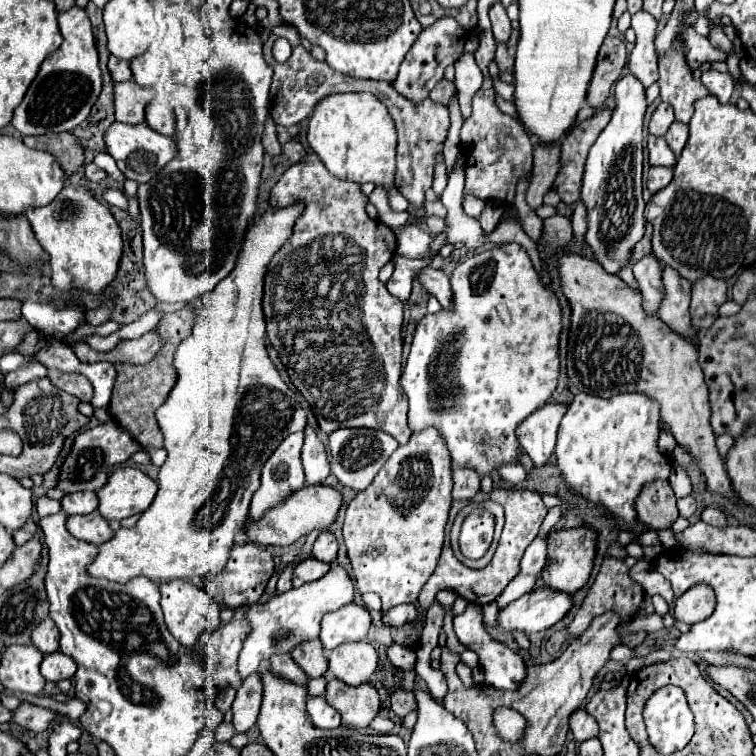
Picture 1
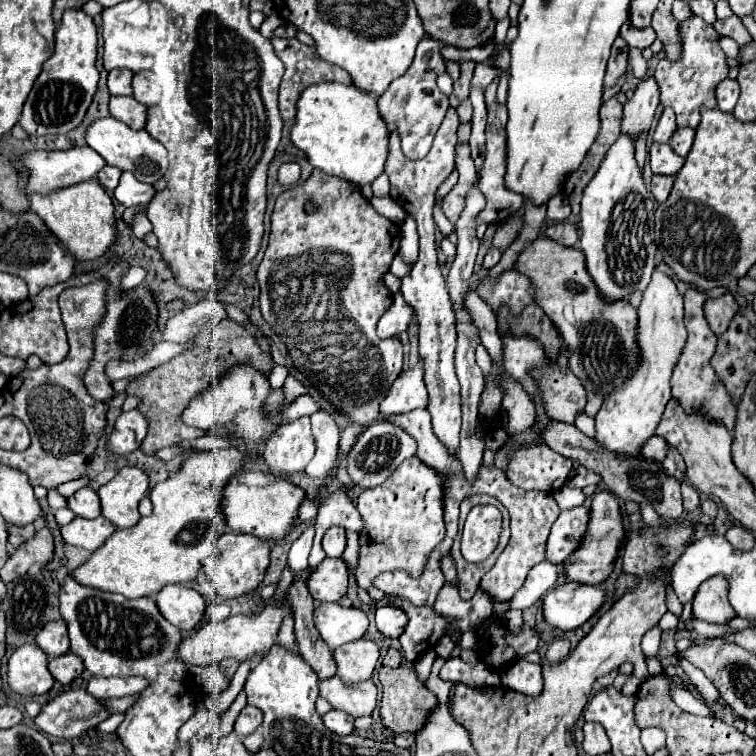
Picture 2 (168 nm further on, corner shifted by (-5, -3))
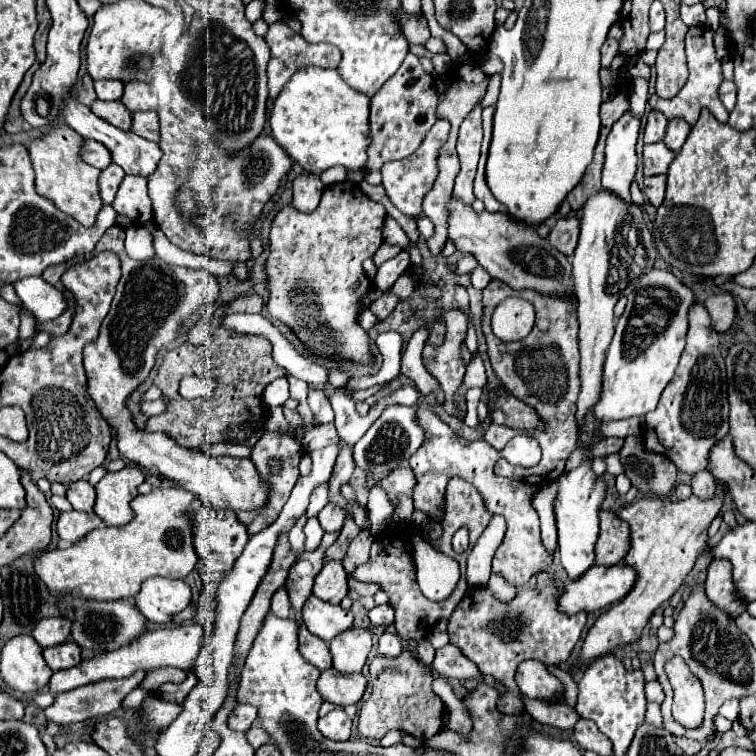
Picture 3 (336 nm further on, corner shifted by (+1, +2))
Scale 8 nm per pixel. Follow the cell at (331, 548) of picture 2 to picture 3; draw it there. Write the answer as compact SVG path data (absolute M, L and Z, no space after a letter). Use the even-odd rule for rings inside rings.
M329 503L329 505L323 507L323 511L317 515L317 519L319 519L319 523L321 523L321 527L323 527L325 533L337 533L343 527L345 513L337 505Z

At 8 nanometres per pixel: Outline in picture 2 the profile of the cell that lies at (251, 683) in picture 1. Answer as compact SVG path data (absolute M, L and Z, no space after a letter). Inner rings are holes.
M245 706L235 720L235 734L249 736L261 726L261 720L263 720L263 714L255 706Z

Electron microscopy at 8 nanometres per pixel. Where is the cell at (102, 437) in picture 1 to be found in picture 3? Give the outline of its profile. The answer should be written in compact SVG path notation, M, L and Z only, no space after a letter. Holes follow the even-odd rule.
M157 399L157 401L141 401L141 413L143 413L145 417L159 415L161 411L165 411L165 399Z

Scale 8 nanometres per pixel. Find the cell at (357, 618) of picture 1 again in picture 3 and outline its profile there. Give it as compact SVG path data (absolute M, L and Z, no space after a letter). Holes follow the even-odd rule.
M311 595L303 607L303 621L313 635L329 643L353 625L353 615L341 605L331 605Z

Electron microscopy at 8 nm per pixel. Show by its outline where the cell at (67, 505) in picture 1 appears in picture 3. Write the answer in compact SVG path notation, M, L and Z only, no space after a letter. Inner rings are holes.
M85 479L75 481L67 485L67 501L73 505L73 509L91 513L95 505L95 489Z

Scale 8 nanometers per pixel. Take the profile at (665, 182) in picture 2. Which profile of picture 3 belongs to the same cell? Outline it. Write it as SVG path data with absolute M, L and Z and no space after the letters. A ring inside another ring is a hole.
M653 175L653 177L645 177L645 187L643 187L643 195L647 197L647 201L655 207L659 207L665 199L665 175Z

